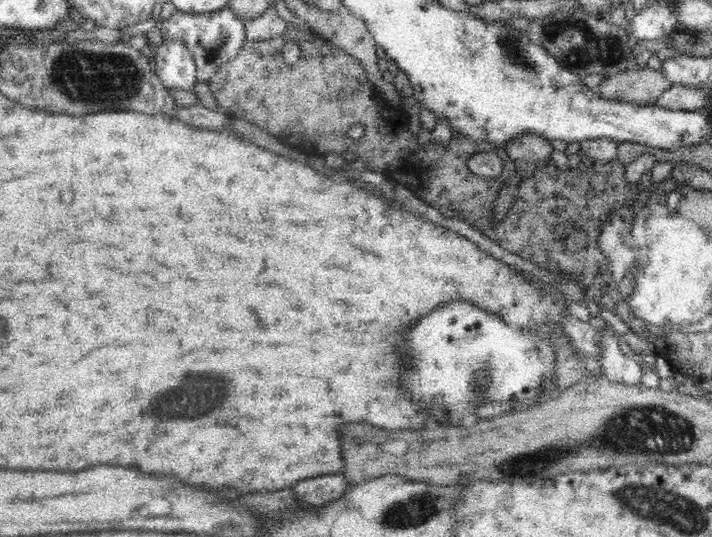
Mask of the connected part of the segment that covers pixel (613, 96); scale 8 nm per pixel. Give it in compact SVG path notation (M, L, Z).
M628 67L611 75L597 91L605 100L649 105L658 103L672 86L674 83L666 78L662 69Z

